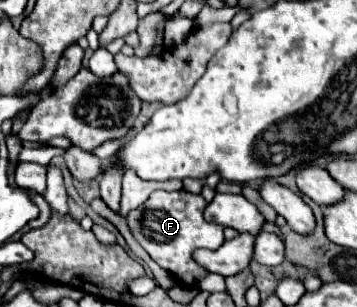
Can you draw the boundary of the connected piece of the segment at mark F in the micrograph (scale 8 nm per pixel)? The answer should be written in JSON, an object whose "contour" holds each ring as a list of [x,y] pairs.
{"contour":[[[154,191],[144,205],[128,215],[128,227],[136,241],[162,269],[170,271],[170,275],[178,283],[188,287],[192,287],[206,275],[206,271],[192,259],[192,253],[200,247],[218,249],[224,243],[224,229],[220,225],[206,223],[202,217],[204,209],[206,201],[202,195],[194,195],[188,191]]]}

